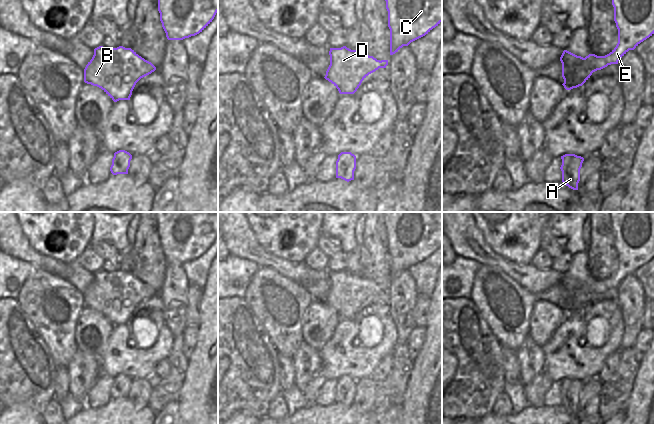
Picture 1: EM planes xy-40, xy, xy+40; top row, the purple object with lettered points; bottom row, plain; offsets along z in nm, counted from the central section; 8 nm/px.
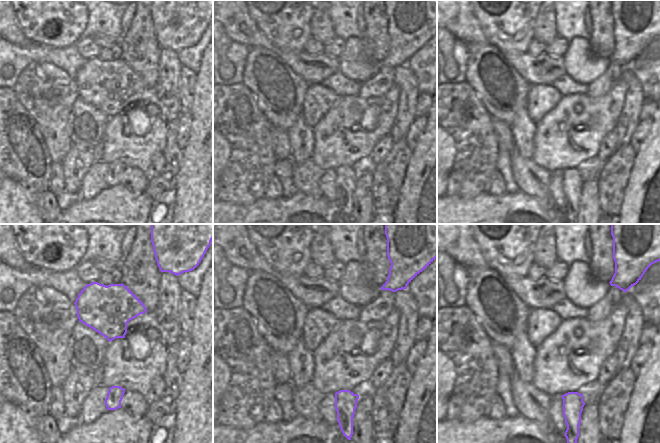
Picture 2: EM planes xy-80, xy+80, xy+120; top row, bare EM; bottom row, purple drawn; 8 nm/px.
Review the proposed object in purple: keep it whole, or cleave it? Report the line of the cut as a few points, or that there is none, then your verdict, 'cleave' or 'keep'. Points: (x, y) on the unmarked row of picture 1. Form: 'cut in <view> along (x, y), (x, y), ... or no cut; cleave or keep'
cut in xy+40 along (603, 280), (608, 288); cleave

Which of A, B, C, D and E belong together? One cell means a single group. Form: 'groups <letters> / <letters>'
groups A B D / C E

